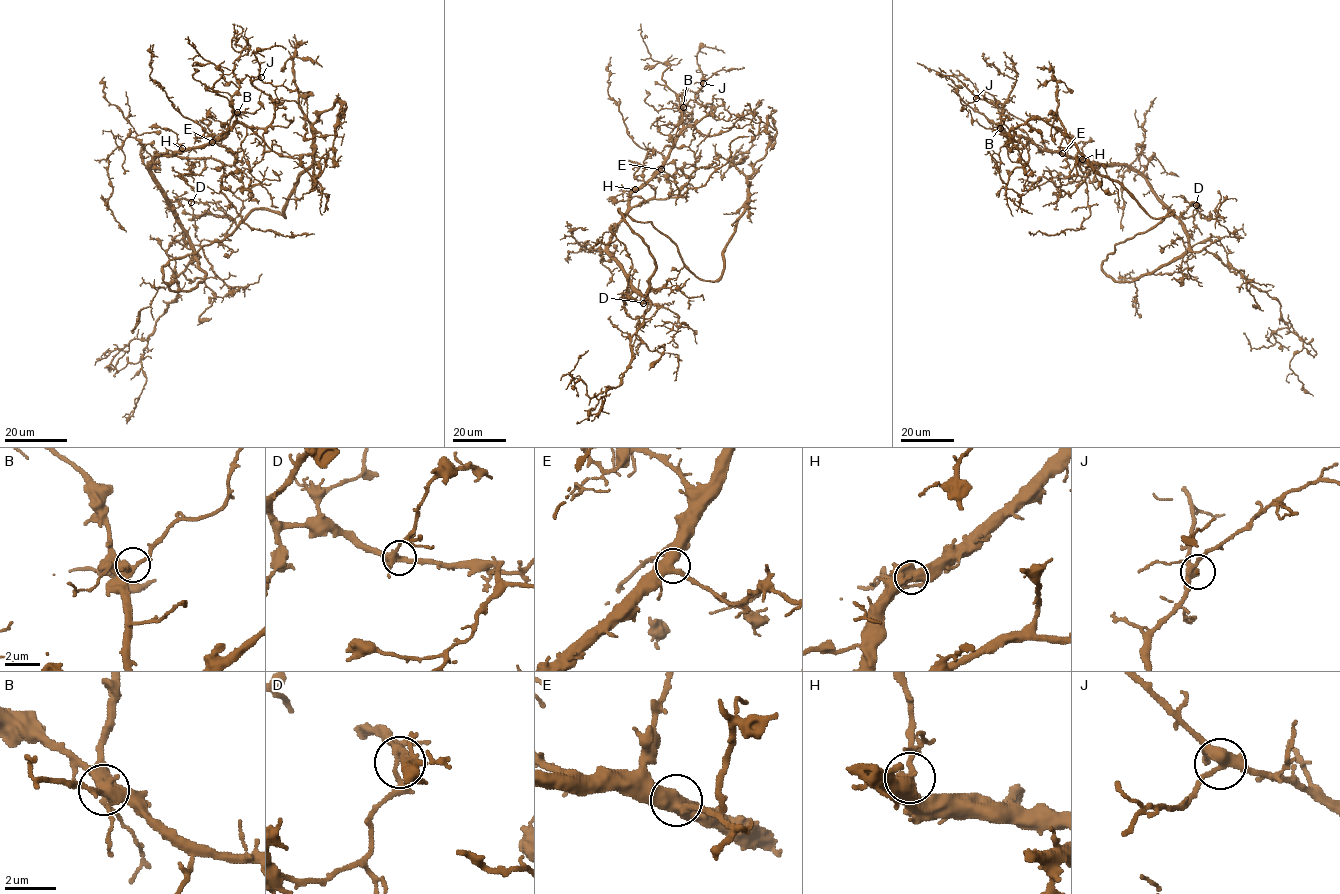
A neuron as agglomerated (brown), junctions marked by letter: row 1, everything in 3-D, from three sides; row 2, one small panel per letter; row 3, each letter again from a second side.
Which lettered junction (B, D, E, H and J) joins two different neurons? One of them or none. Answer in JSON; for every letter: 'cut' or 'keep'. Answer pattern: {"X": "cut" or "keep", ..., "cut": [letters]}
{"B": "keep", "D": "keep", "E": "keep", "H": "keep", "J": "keep", "cut": []}

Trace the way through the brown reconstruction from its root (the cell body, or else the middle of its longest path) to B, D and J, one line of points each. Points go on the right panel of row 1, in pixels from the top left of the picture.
B: (1135, 280), (1175, 261), (1188, 247), (1179, 220), (1149, 183), (1125, 165), (1086, 163), (1042, 150), (1000, 128)
D: (1135, 280), (1175, 261), (1187, 249), (1188, 238), (1180, 216), (1193, 202), (1196, 205)
J: (1135, 280), (1188, 247), (1149, 183), (1125, 165), (1009, 141), (998, 108), (976, 98)

